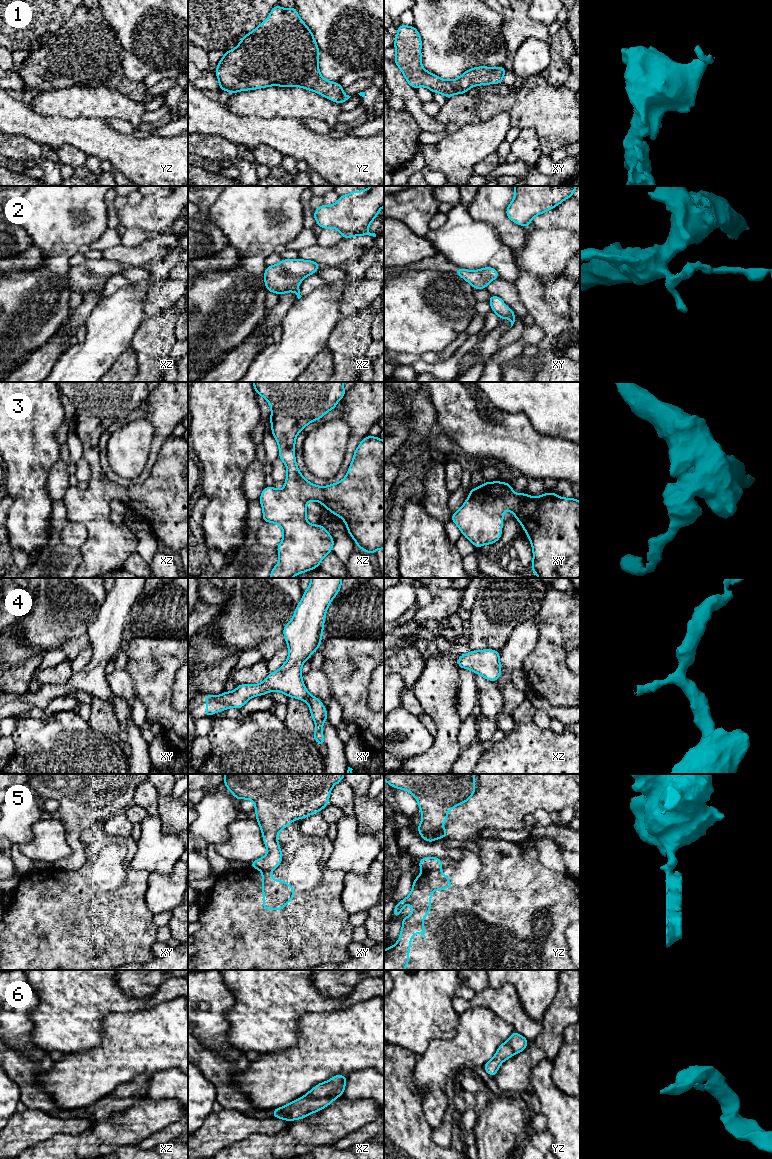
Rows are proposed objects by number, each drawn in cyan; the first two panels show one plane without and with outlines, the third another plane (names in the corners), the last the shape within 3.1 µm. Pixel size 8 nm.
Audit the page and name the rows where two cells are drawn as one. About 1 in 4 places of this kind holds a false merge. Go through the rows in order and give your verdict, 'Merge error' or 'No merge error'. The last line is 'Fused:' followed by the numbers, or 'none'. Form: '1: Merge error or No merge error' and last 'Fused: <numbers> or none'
1: No merge error
2: No merge error
3: No merge error
4: No merge error
5: Merge error
6: No merge error
Fused: 5

